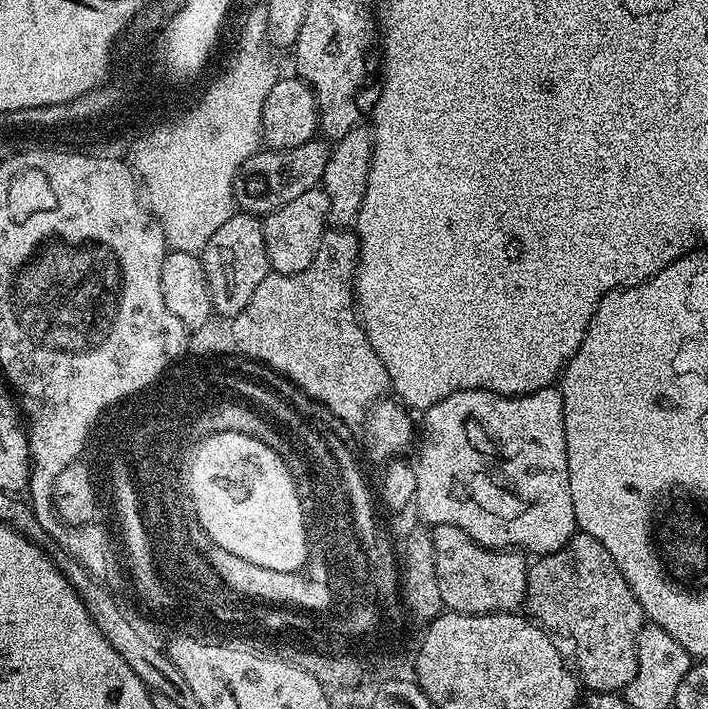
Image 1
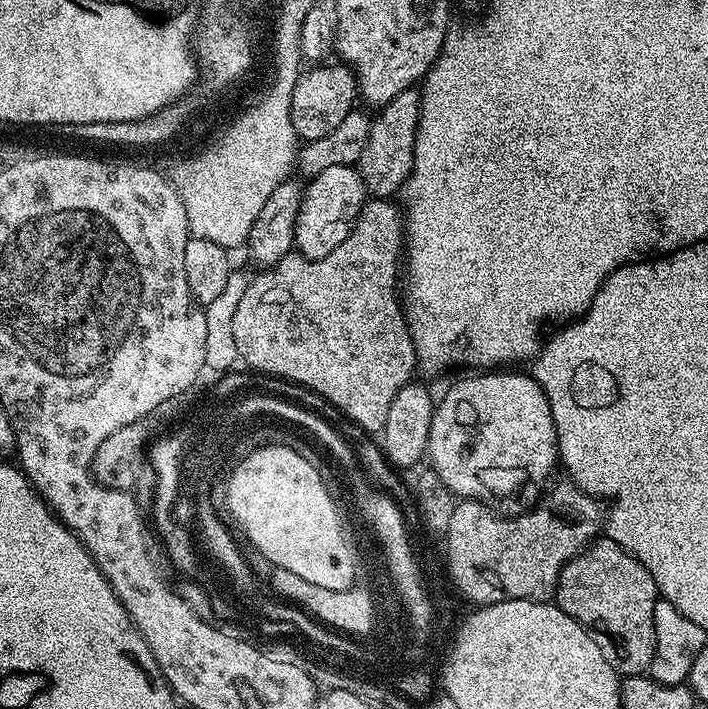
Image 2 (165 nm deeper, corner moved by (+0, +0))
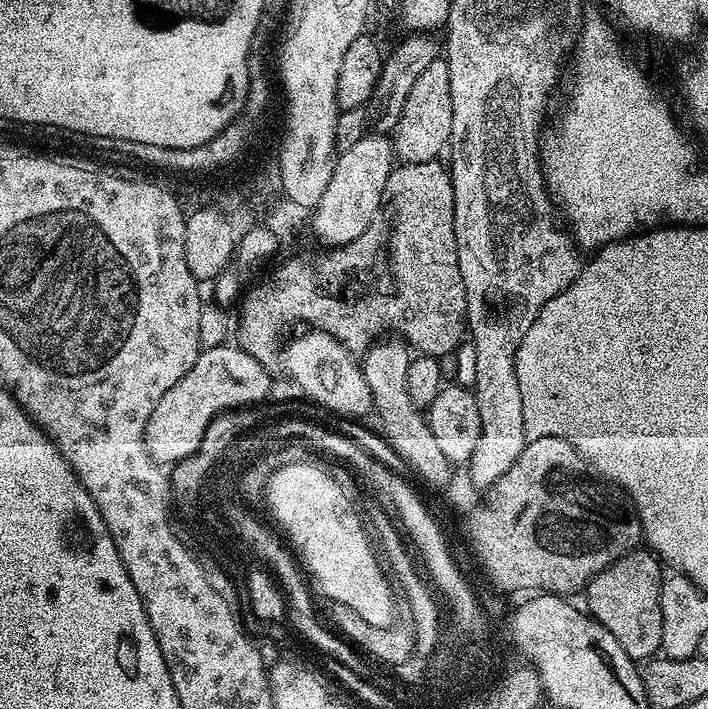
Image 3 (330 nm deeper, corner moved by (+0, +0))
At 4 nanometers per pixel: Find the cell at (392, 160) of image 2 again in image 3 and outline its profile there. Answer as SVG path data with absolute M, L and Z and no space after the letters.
M441 58L430 62L418 82L410 86L410 98L402 106L402 118L394 133L394 152L405 164L430 162L437 159L440 151L447 149L452 134L452 103L450 102L450 70L448 61Z

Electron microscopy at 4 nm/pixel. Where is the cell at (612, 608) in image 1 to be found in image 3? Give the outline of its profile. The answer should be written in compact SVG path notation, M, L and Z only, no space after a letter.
M633 550L622 558L618 558L609 568L599 572L589 582L586 589L586 597L588 596L586 608L593 620L597 620L606 630L610 630L610 634L614 634L614 638L618 638L618 646L622 646L622 650L626 650L626 654L631 660L647 662L660 652L662 642L662 606L660 605L660 585L662 583L660 568L662 569L662 564L651 551L640 551Z

